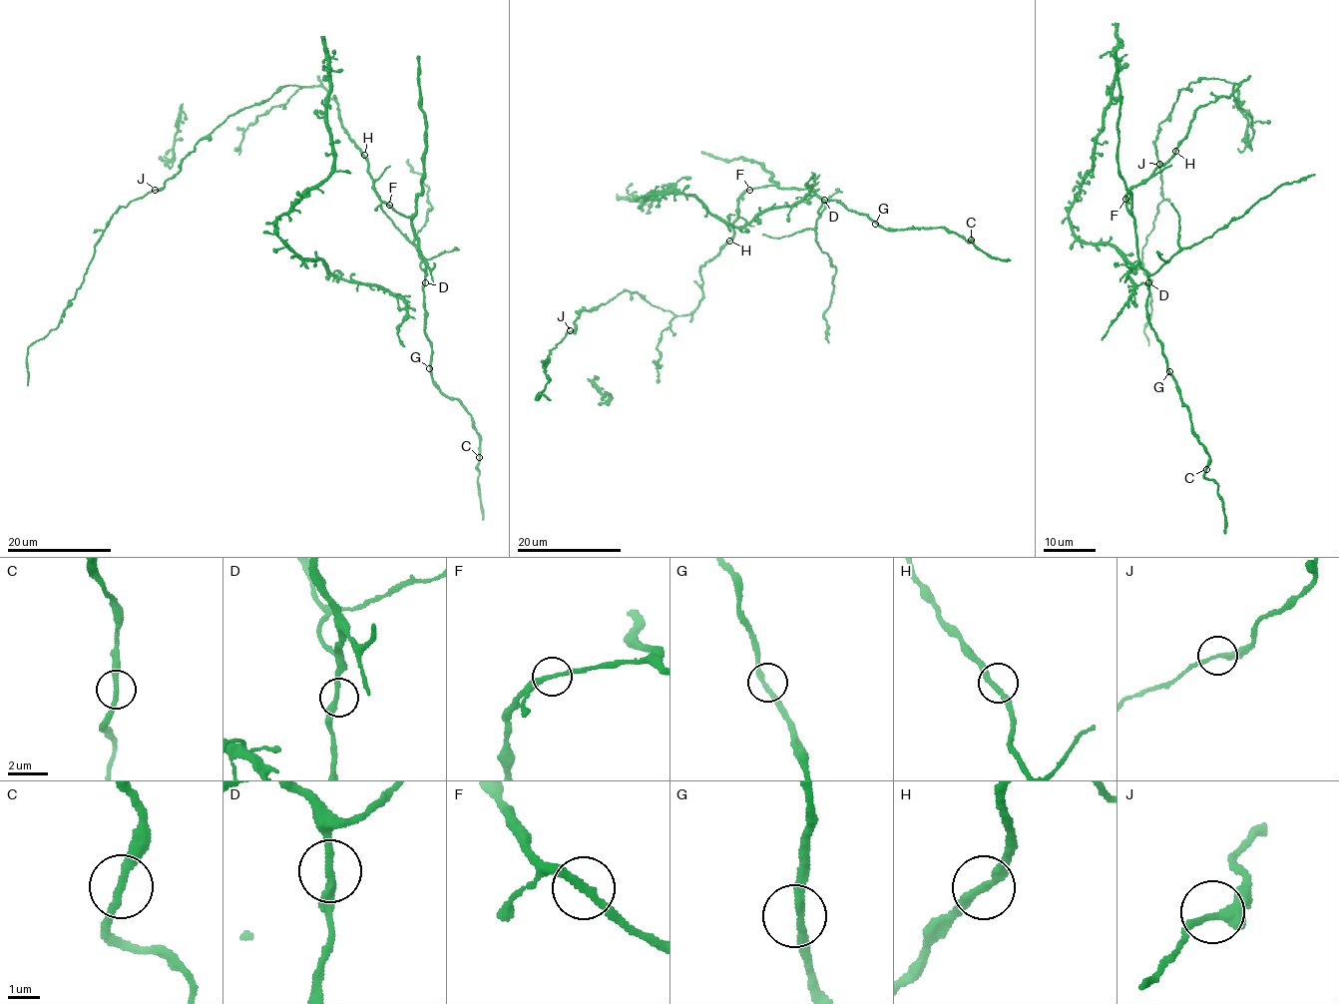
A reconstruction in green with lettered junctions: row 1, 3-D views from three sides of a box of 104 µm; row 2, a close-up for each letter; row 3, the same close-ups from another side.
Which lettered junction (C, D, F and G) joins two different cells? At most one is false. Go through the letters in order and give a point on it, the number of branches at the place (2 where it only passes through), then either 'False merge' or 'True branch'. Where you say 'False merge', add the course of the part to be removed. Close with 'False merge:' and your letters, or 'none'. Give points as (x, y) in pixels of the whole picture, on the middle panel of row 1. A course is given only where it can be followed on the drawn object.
C: Place: (971, 240). Branches: 2. True branch
D: Place: (824, 200). Branches: 2. True branch
F: Place: (749, 190). Branches: 2. True branch
G: Place: (875, 224). Branches: 2. True branch
False merge: none

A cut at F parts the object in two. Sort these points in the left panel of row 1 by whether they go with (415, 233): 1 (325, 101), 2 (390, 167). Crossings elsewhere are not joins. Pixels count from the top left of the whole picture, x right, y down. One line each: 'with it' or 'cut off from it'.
1: with it
2: cut off from it

